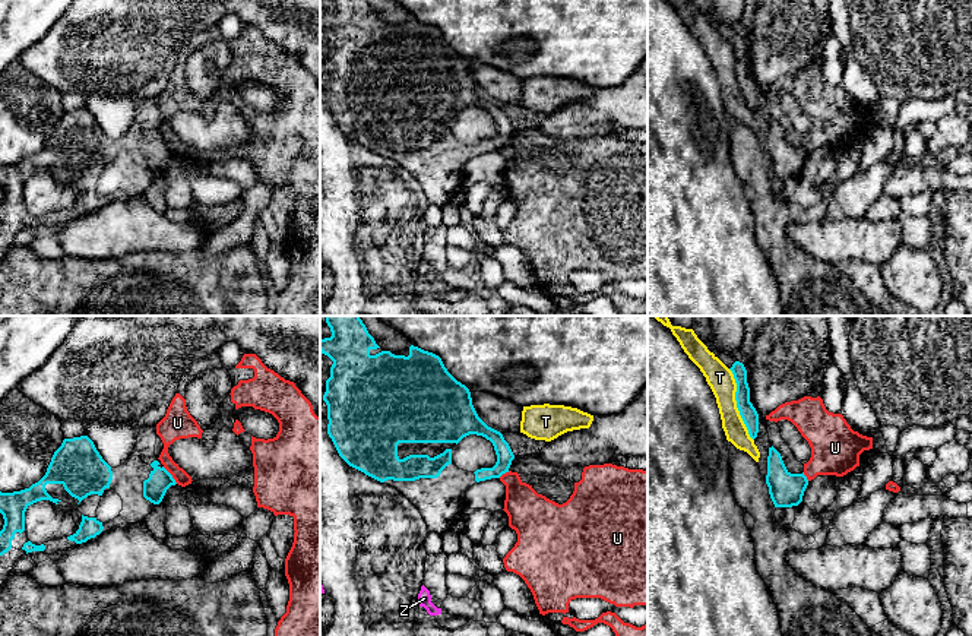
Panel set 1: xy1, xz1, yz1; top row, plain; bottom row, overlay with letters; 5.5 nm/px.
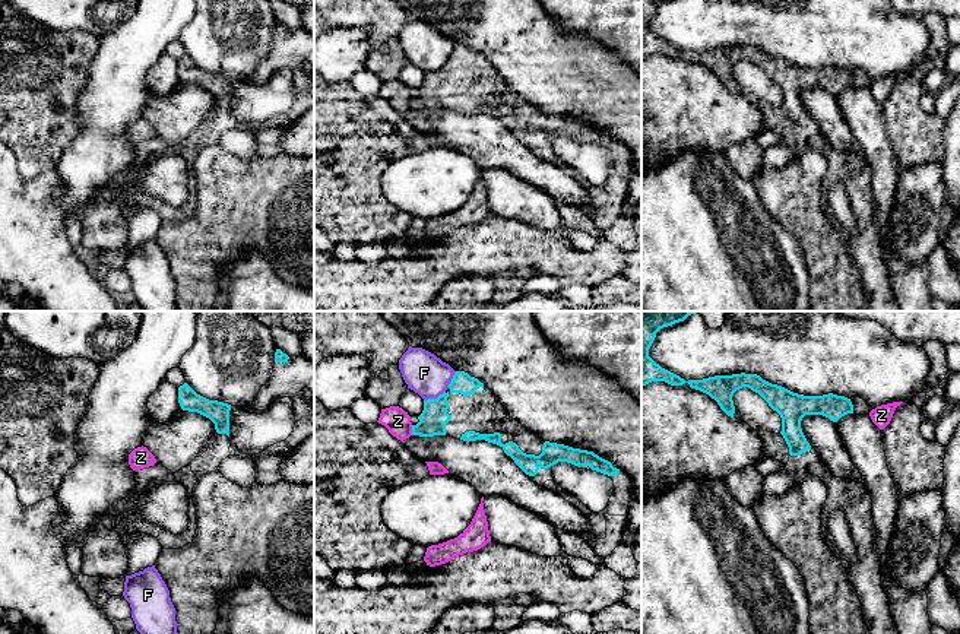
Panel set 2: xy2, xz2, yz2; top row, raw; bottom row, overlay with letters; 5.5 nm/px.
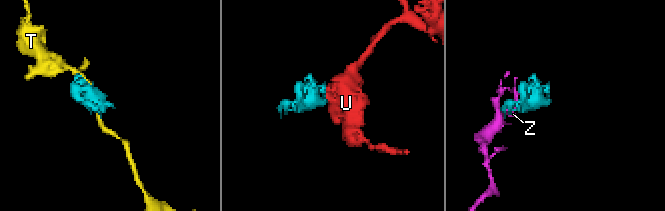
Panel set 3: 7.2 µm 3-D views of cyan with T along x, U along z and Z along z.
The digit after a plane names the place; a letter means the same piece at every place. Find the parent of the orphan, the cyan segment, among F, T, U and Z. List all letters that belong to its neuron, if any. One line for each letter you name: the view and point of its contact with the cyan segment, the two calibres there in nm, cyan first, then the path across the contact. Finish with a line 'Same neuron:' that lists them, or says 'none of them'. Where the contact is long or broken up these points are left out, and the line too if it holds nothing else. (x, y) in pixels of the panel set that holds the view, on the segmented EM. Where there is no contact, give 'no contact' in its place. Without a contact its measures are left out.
Same neuron: none of them

